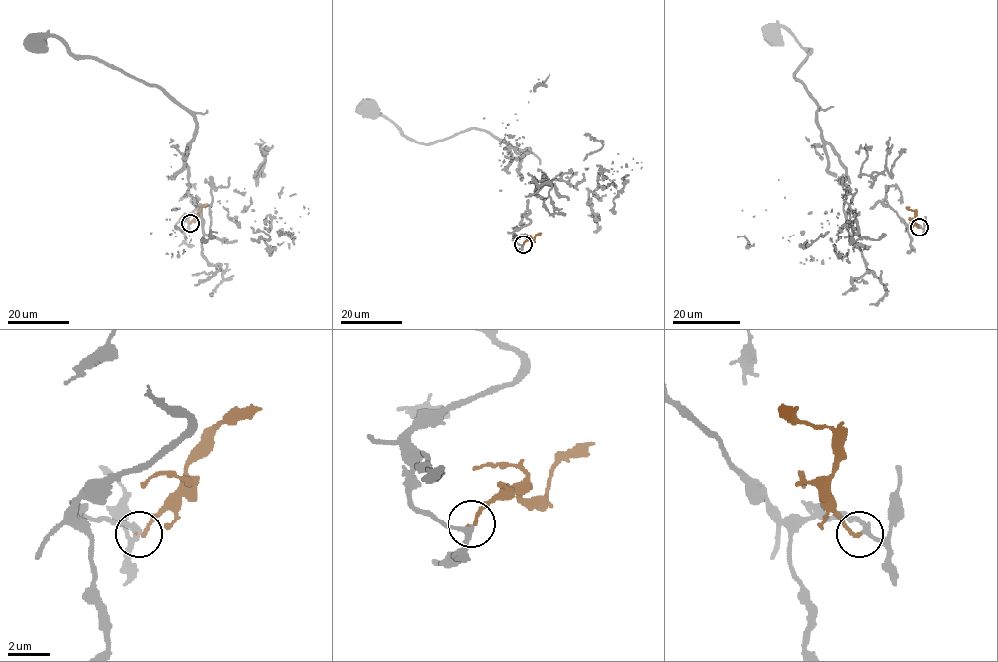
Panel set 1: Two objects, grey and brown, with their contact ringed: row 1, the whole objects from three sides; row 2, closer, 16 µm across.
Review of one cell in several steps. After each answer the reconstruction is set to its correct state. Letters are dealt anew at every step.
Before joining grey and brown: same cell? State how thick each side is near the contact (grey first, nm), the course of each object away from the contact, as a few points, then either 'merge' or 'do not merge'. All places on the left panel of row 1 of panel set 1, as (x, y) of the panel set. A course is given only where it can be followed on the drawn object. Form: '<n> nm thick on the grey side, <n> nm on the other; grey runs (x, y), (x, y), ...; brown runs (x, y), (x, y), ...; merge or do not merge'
220 nm thick on the grey side, 170 nm on the other; grey runs (189, 223), (180, 218), (197, 207), (186, 162), (196, 120), (157, 87), (77, 57), (58, 38), (40, 44); brown runs (189, 223), (200, 208), (208, 204); merge

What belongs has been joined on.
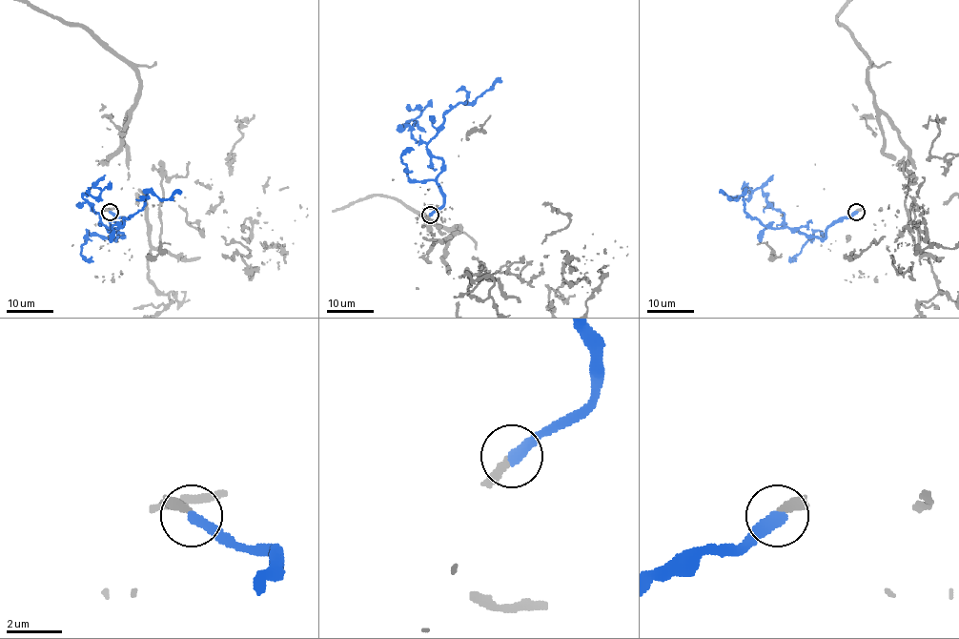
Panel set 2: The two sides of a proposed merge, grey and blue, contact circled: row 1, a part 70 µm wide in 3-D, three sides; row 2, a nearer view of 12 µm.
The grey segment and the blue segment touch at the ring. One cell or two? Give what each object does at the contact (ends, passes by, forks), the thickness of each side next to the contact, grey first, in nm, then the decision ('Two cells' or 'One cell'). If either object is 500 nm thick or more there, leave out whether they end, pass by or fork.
At the ring grey ends. At the ring blue ends. Thickness 280 nm (grey) against 380 nm. One cell

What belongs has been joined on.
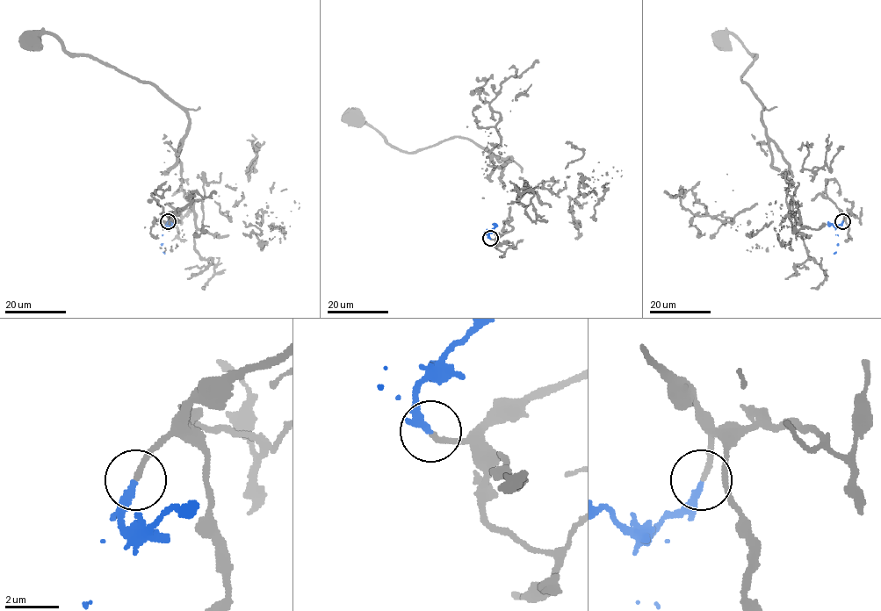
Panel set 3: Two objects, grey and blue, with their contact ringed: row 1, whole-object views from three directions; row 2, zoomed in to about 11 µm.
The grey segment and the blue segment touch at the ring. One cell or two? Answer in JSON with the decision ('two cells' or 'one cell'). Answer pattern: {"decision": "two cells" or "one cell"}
{"decision": "one cell"}

